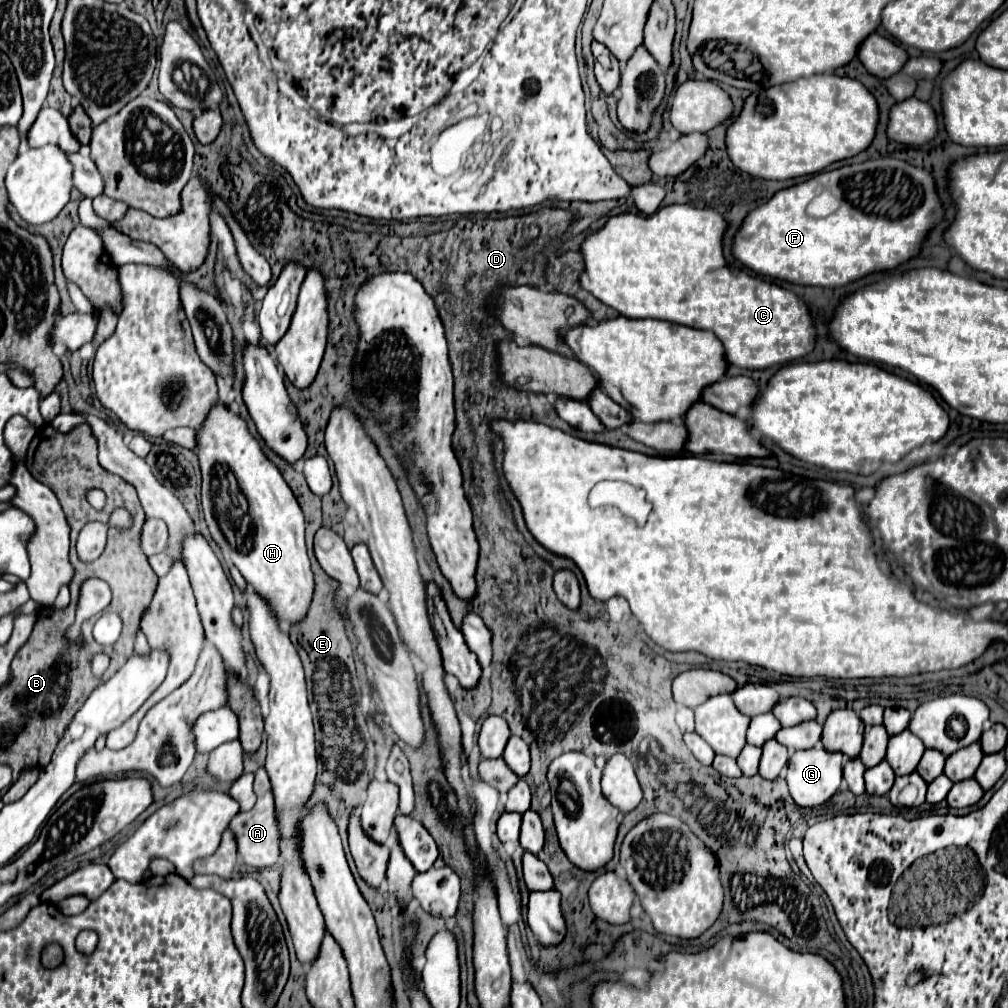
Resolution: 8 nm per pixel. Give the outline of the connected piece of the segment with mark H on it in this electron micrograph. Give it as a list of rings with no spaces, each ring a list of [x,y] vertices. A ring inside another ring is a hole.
[[[221,403],[211,409],[207,425],[199,431],[197,453],[203,473],[201,507],[213,541],[241,571],[247,585],[267,601],[279,627],[289,633],[291,625],[297,625],[307,617],[315,591],[315,579],[305,547],[305,519],[293,491],[281,477],[279,469],[265,457],[261,445],[249,433],[247,423]],[[225,469],[235,475],[237,485],[249,503],[247,515],[251,517],[251,527],[247,531],[241,529],[241,513],[231,509],[235,501],[229,497],[229,489],[225,487],[229,485],[225,481]]]

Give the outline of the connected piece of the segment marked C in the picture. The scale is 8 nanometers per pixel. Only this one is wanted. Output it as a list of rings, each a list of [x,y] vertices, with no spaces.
[[[691,205],[661,207],[651,217],[633,213],[613,215],[607,225],[599,233],[589,235],[581,247],[585,259],[581,285],[627,319],[661,319],[713,331],[725,345],[727,361],[741,369],[755,371],[787,365],[809,355],[815,349],[817,331],[807,303],[789,289],[751,277],[747,271],[735,271],[735,267],[727,263],[721,247],[727,225],[725,217],[715,209],[697,209]]]

